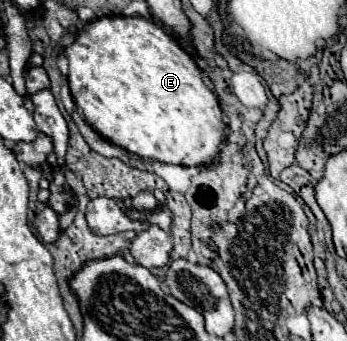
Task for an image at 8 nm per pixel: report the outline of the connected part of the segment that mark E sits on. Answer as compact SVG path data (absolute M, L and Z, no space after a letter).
M114 16L98 18L82 26L74 44L64 48L68 58L68 82L70 92L88 120L88 124L100 132L112 144L162 164L180 166L212 166L226 142L226 124L216 94L204 84L202 72L194 58L180 48L170 34L146 18Z

